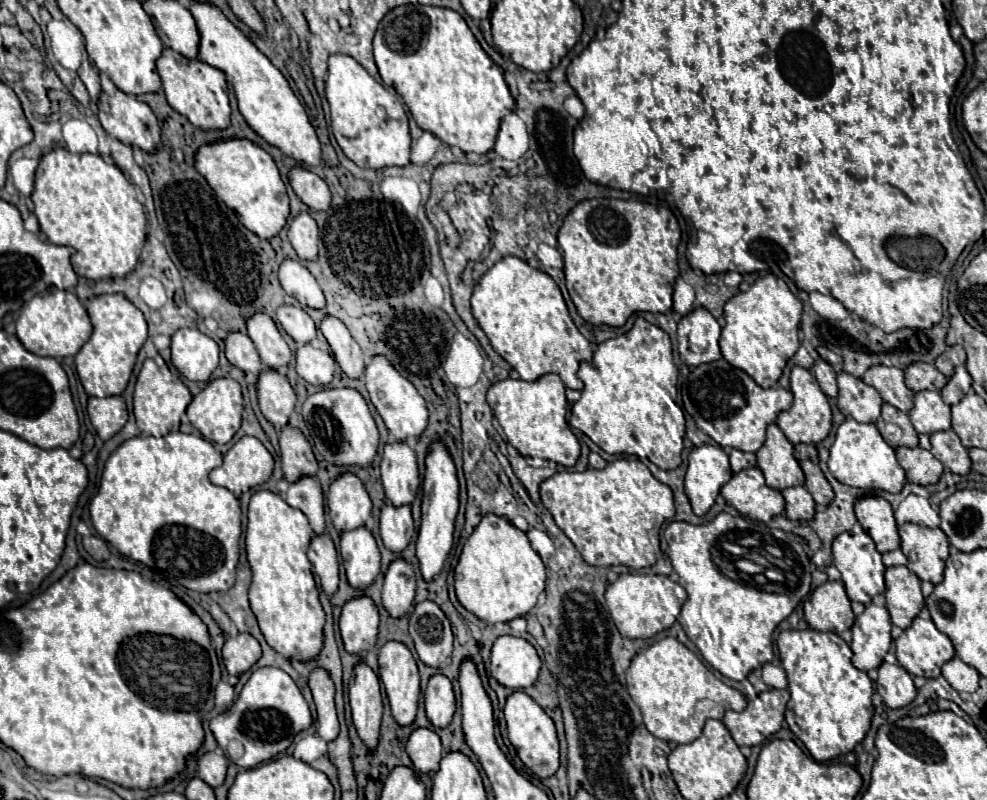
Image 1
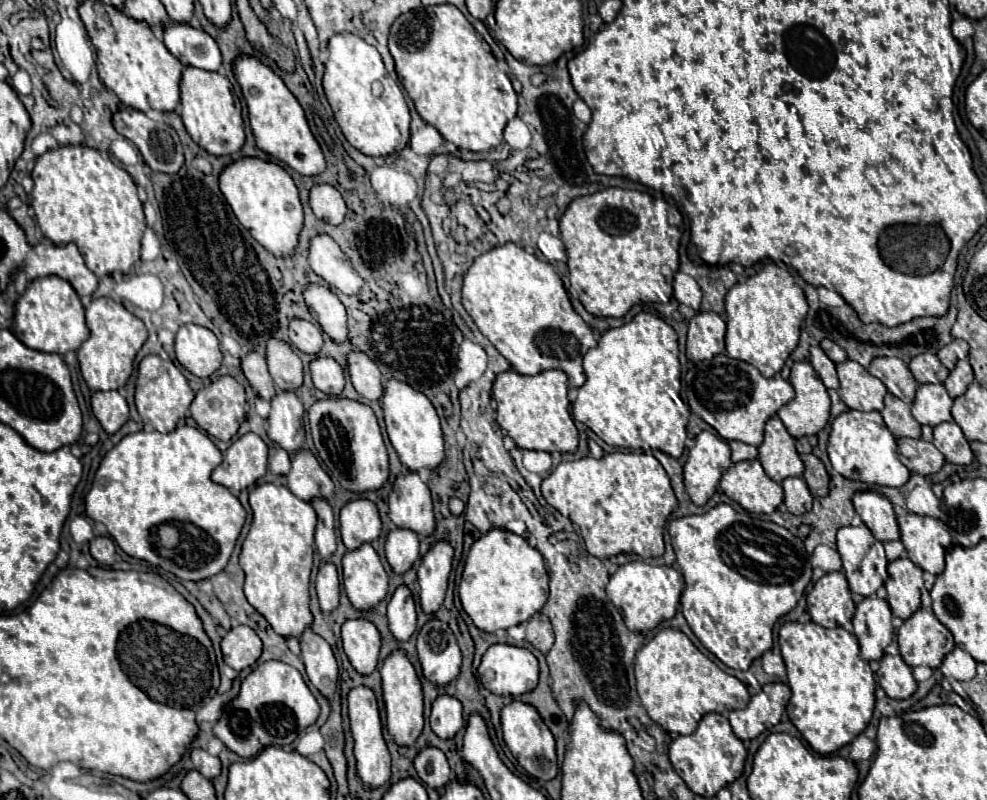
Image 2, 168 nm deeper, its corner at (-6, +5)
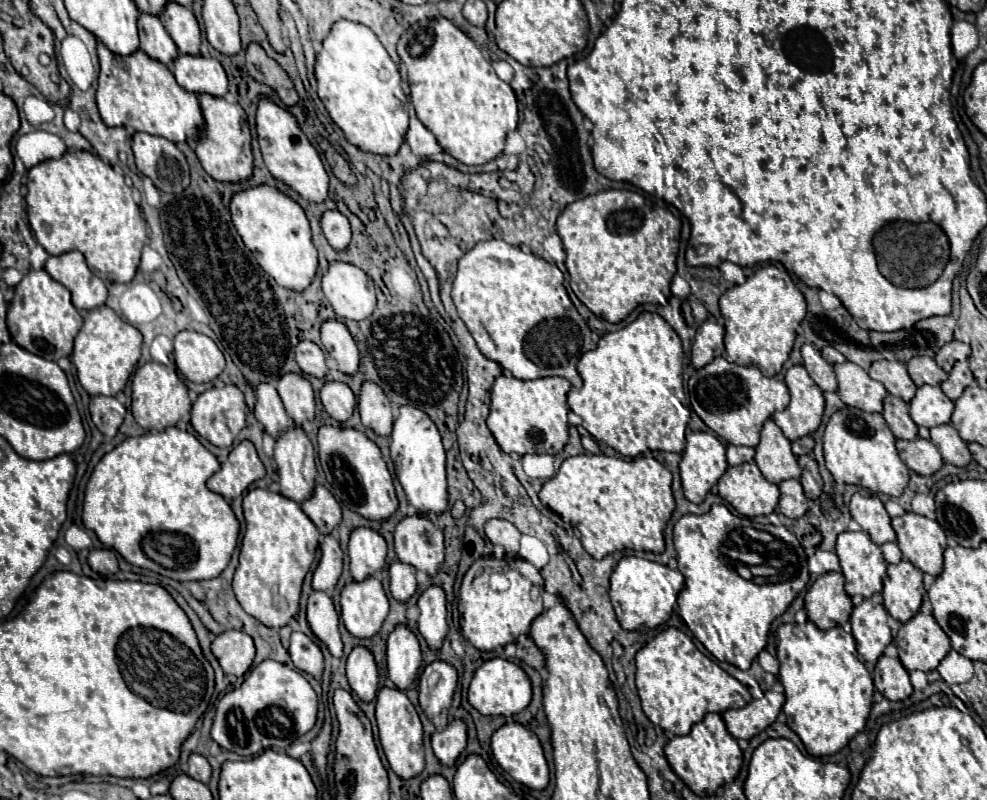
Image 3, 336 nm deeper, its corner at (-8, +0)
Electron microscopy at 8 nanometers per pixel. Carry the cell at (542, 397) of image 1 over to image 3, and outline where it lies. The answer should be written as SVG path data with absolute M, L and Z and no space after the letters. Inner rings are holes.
M498 376L490 390L488 428L498 446L506 454L558 454L568 442L568 404L566 394L570 382L566 378L536 378L518 380L512 376Z

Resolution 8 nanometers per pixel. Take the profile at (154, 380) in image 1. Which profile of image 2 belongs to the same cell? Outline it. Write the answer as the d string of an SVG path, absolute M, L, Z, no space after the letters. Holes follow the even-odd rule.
M148 355L138 365L138 381L136 381L136 409L146 425L160 433L174 431L178 419L182 419L194 399L194 391L190 389L182 371L168 359L162 361L158 355Z

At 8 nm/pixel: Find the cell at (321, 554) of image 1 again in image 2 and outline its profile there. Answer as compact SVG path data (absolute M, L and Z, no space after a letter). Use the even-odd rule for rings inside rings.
M324 561L320 565L318 577L316 577L316 591L320 599L320 607L324 613L330 613L338 607L338 593L340 593L340 579L336 565L332 561Z

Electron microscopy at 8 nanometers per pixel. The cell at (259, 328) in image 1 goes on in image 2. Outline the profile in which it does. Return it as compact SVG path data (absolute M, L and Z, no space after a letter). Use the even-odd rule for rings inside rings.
M268 339L266 361L278 389L296 391L302 385L302 361L286 341Z

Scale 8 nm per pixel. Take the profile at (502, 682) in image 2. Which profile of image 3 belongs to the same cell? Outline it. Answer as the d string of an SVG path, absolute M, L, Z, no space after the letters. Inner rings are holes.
M492 658L484 662L476 670L468 688L468 702L482 716L514 716L530 704L530 698L532 698L532 686L530 686L528 676L518 664L504 658Z

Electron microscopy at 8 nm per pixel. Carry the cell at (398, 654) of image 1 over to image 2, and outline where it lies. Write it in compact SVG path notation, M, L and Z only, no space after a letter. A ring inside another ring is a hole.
M394 649L380 667L382 675L382 691L384 691L384 703L386 703L386 725L390 735L400 745L412 745L424 727L422 717L422 685L418 679L416 669L412 667L408 655L404 649Z

